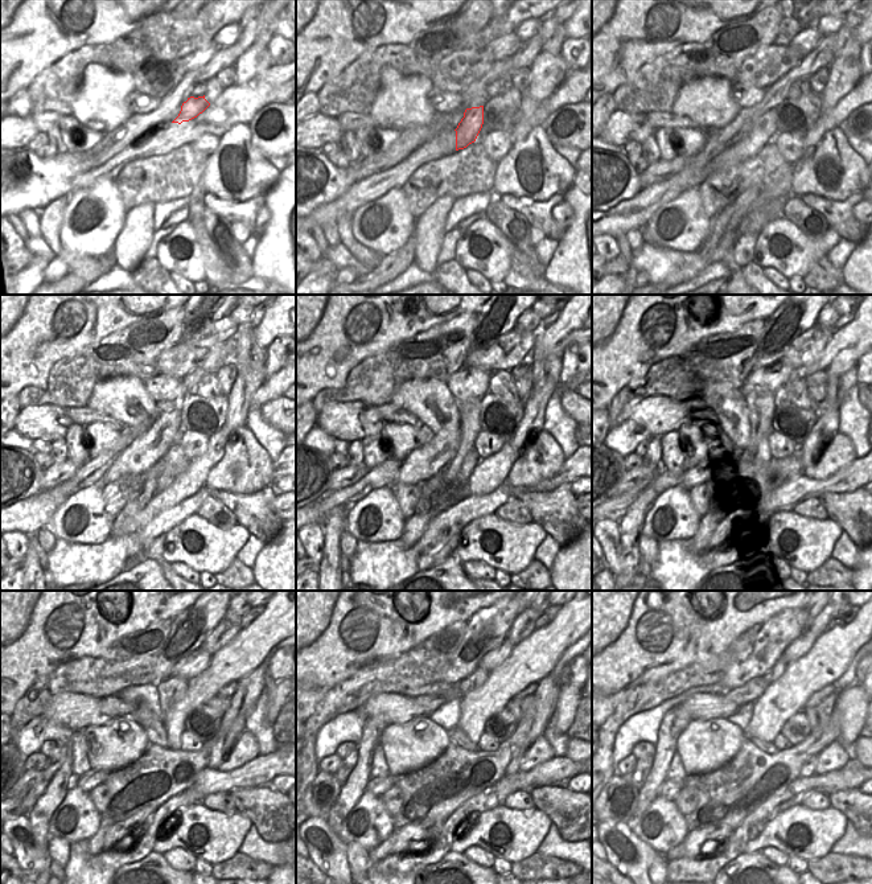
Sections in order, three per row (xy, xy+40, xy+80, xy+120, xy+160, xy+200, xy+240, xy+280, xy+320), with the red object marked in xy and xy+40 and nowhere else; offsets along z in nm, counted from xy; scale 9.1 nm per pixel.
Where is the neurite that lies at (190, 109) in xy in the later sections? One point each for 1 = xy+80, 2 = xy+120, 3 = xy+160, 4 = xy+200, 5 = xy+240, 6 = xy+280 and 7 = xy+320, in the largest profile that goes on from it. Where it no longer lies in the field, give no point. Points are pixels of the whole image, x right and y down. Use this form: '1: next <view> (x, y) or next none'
1: next xy+80 (764, 128)
2: next xy+120 (151, 445)
3: next xy+160 (420, 464)
4: next xy+200 (733, 453)
5: next xy+240 (89, 781)
6: next xy+280 (379, 785)
7: next xy+320 (670, 789)

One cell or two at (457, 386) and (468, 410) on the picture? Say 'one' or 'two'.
two

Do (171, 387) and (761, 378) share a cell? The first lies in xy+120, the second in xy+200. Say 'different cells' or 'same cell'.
same cell

